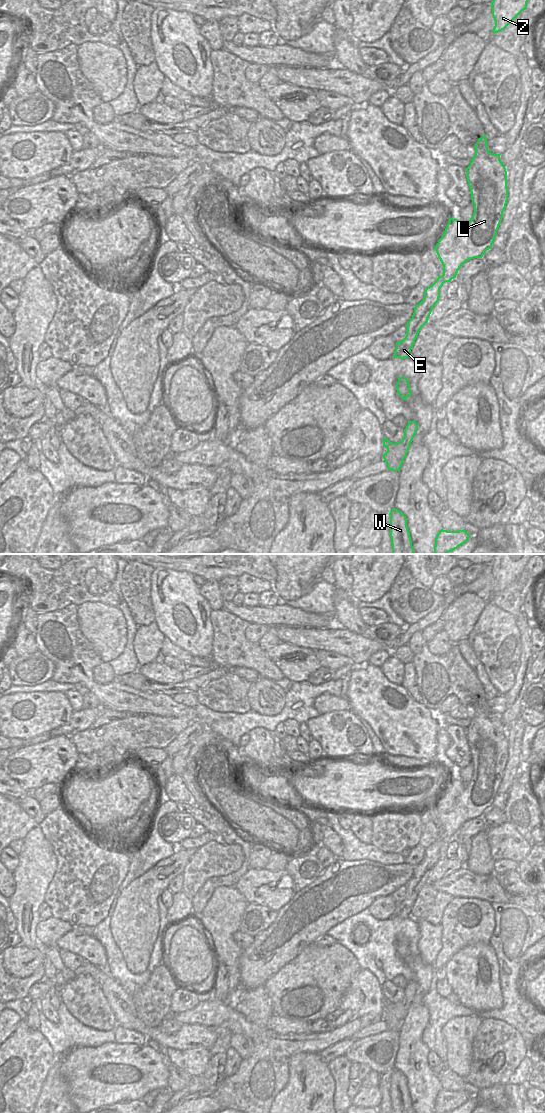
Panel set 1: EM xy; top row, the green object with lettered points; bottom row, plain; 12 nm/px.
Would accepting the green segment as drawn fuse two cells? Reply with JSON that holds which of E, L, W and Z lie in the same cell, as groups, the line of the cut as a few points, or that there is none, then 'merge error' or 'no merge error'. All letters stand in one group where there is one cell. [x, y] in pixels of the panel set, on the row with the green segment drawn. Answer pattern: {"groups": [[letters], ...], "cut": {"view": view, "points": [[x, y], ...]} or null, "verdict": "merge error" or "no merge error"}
{"groups": [["E", "L", "W", "Z"]], "cut": null, "verdict": "no merge error"}

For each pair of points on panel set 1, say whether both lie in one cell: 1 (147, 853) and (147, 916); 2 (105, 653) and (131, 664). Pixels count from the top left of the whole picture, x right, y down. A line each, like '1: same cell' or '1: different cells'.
1: different cells
2: different cells

